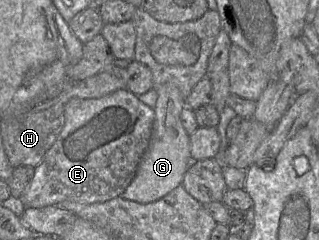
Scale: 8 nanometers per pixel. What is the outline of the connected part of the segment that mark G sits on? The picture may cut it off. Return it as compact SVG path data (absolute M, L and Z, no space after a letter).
M172 83L159 86L157 92L149 146L138 165L133 181L122 194L124 198L138 203L156 201L181 185L186 171L195 162L191 157L190 136L181 122L181 112L187 105L187 98Z

